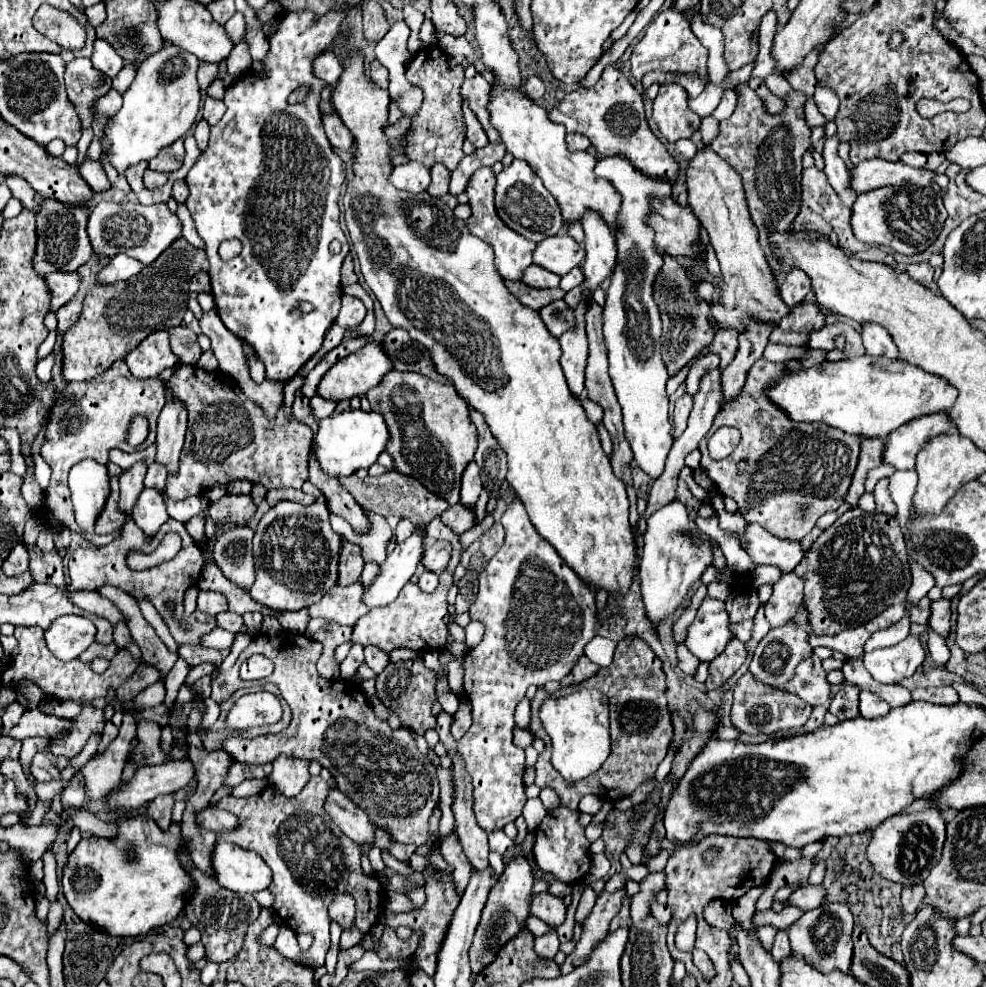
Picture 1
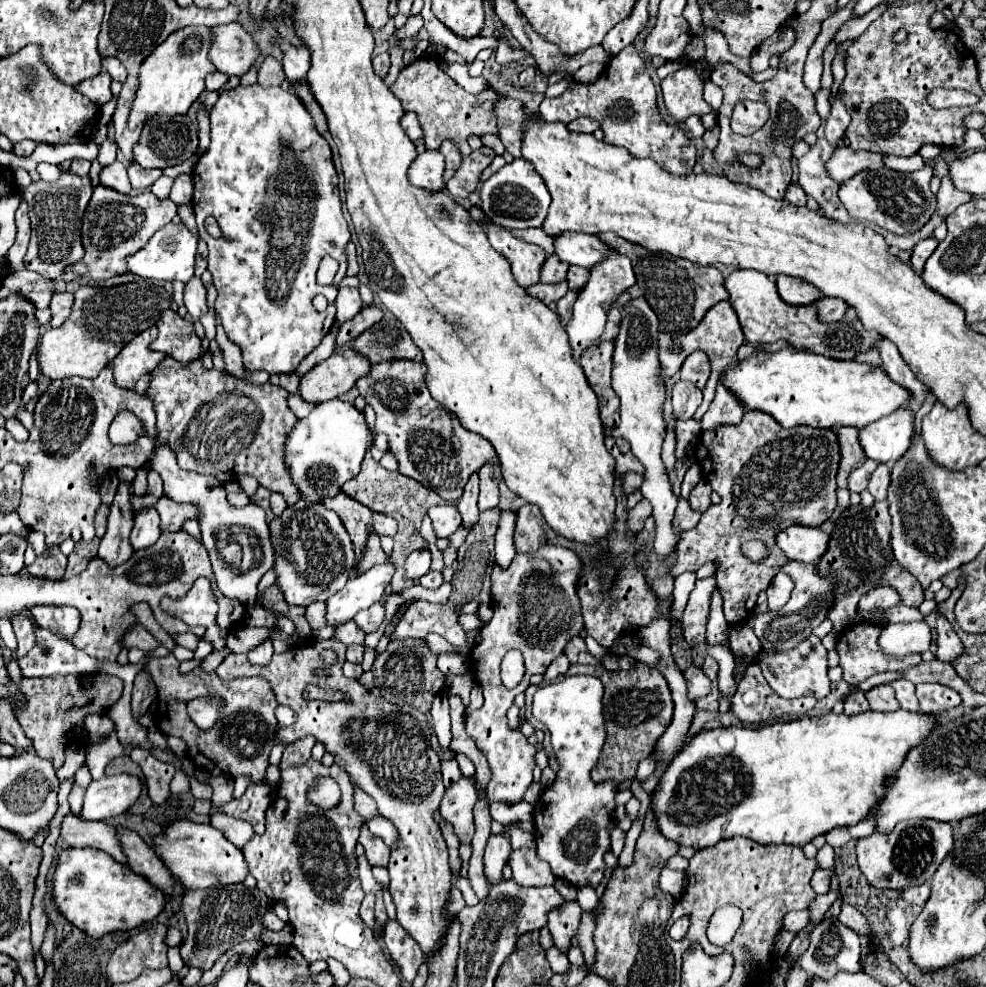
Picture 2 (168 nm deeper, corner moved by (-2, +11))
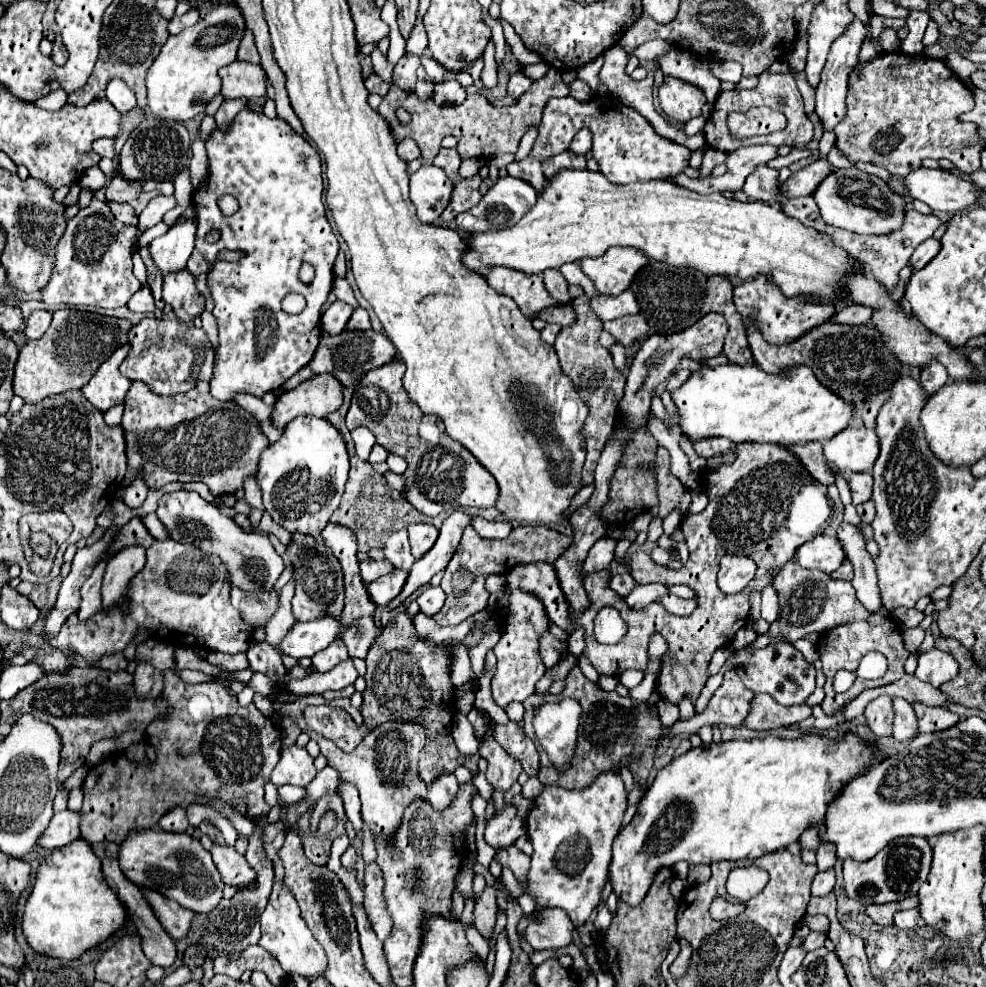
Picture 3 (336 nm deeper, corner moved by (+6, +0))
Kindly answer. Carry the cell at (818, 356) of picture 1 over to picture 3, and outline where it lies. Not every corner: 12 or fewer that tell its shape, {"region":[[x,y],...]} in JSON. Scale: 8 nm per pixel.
{"region":[[654,262],[630,290],[658,334],[708,312],[728,320],[730,362],[755,364],[724,276]]}

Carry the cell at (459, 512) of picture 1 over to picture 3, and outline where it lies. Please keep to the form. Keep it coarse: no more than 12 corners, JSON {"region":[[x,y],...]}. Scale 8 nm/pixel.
{"region":[[430,524],[408,526],[410,552],[418,560],[436,542]]}

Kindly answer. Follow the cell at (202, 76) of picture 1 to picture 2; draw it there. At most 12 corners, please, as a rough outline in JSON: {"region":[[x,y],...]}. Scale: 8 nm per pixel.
{"region":[[214,71],[206,79],[206,91],[222,89],[228,75]]}

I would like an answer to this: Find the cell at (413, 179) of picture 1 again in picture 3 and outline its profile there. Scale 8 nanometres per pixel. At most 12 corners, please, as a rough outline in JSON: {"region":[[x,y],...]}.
{"region":[[434,164],[410,176],[410,200],[424,224],[438,220],[454,182]]}

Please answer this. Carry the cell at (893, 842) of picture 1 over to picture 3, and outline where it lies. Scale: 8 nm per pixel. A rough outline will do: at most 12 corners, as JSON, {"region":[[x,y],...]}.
{"region":[[896,838],[868,862],[844,860],[844,890],[864,906],[918,894],[924,838]]}

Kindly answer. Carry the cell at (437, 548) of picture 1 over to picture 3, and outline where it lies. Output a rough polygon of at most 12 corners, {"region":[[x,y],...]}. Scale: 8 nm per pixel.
{"region":[[406,572],[390,574],[366,584],[376,606],[386,606],[404,586]]}

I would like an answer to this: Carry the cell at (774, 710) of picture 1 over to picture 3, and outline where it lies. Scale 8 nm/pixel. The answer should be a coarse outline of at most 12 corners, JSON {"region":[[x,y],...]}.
{"region":[[756,694],[744,726],[770,730],[806,720],[806,704],[782,706]]}

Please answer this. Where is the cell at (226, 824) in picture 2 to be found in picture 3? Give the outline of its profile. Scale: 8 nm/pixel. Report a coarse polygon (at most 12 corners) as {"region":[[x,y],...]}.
{"region":[[232,846],[210,854],[226,886],[242,890],[258,878]]}

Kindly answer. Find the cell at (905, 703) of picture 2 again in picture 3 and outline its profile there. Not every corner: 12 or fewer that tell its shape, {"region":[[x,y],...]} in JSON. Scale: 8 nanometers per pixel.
{"region":[[894,698],[894,732],[900,742],[918,734],[914,708]]}

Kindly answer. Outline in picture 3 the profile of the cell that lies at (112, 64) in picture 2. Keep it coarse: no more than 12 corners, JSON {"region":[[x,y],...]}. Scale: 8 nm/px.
{"region":[[112,80],[106,98],[118,112],[136,108],[134,92],[122,82]]}

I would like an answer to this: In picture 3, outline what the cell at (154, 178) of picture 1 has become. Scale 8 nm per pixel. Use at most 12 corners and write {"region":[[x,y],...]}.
{"region":[[112,178],[106,202],[132,202],[140,194],[140,182],[130,184]]}

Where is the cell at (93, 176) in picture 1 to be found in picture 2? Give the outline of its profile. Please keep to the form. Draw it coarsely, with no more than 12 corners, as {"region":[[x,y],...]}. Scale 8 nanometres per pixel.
{"region":[[120,161],[102,167],[100,183],[130,193],[126,167]]}

